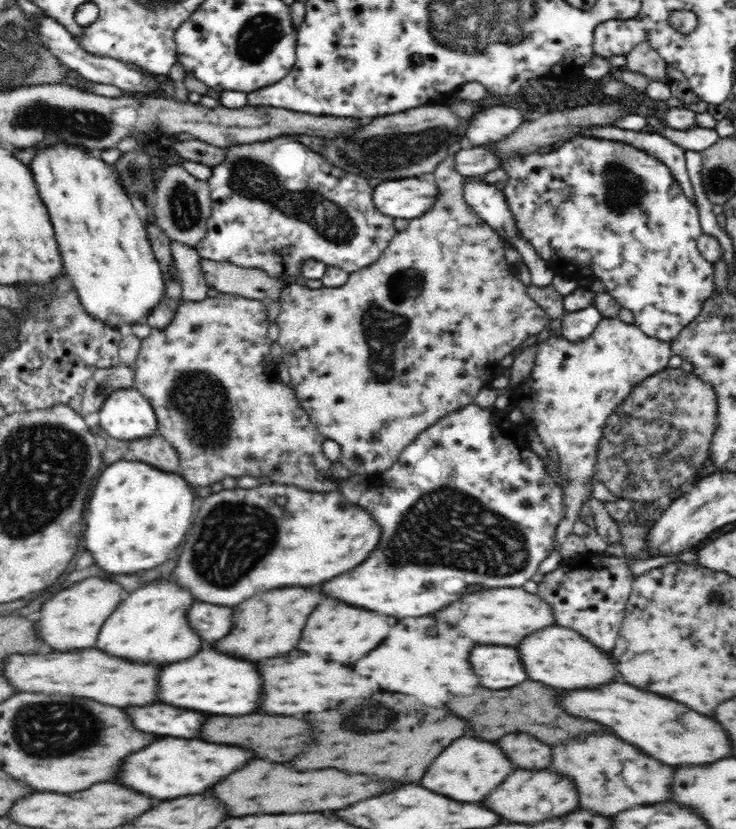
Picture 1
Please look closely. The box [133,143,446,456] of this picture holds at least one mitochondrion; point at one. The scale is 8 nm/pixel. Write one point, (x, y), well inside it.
(248, 177)

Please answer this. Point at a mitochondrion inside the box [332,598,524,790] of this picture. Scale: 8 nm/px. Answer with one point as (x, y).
(371, 717)

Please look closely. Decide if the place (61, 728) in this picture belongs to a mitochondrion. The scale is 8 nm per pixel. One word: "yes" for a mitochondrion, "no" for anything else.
yes

